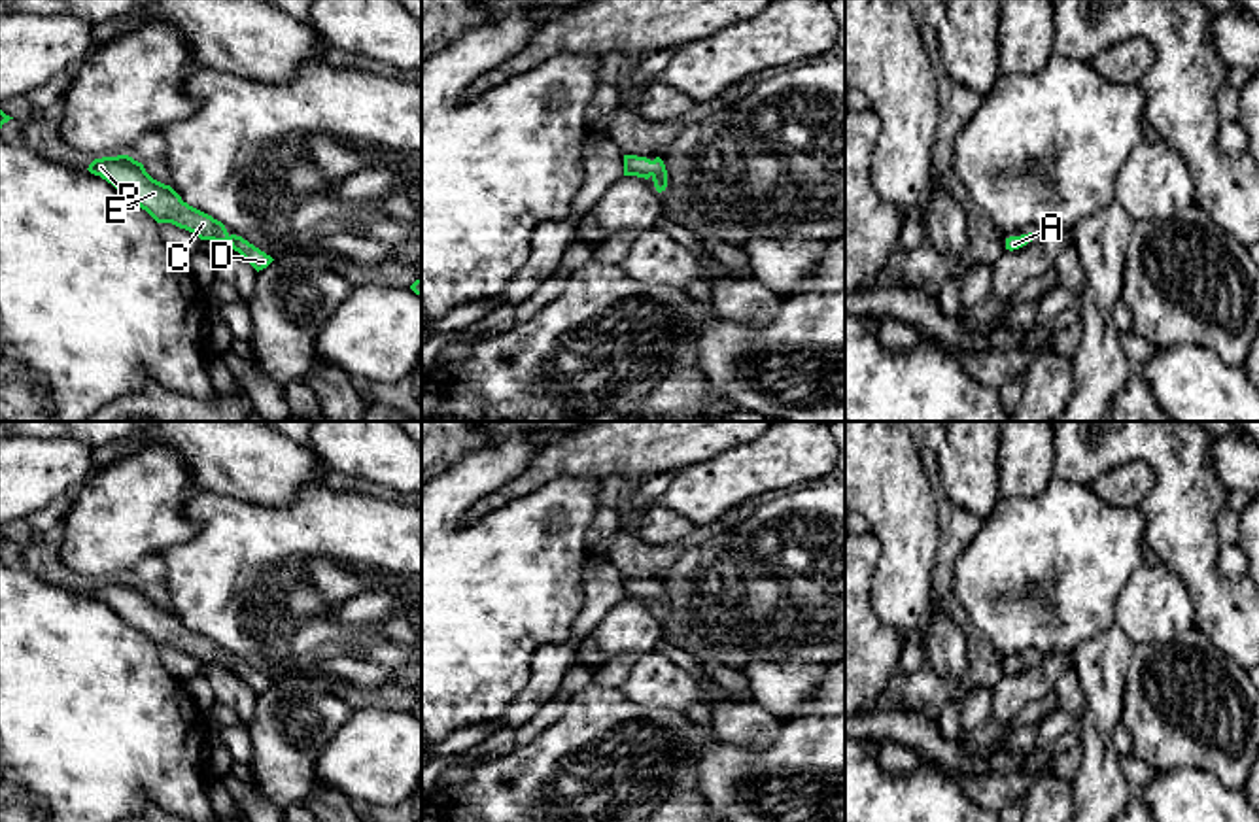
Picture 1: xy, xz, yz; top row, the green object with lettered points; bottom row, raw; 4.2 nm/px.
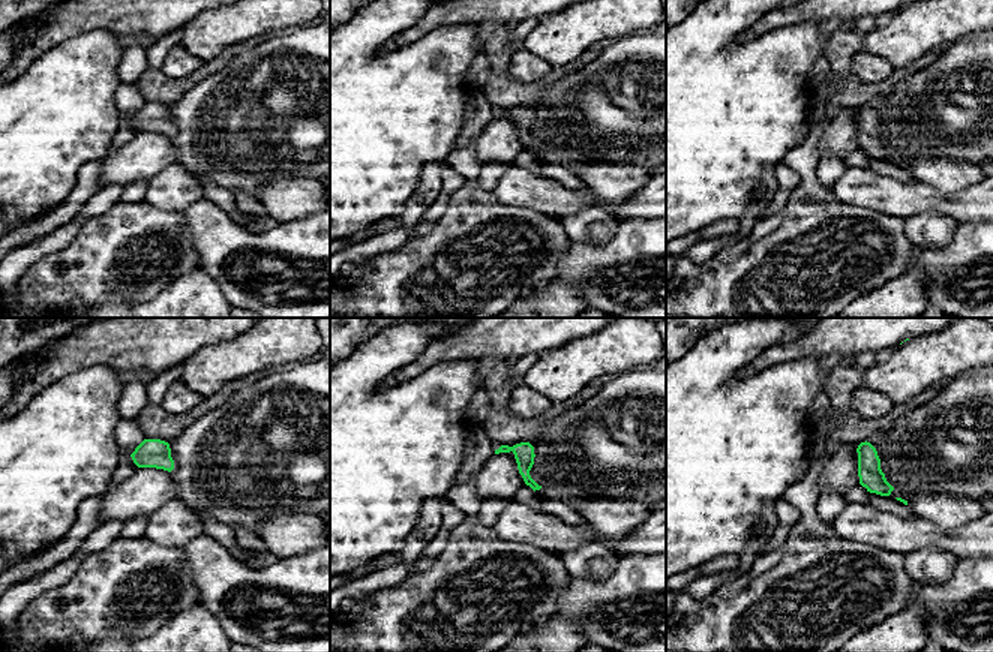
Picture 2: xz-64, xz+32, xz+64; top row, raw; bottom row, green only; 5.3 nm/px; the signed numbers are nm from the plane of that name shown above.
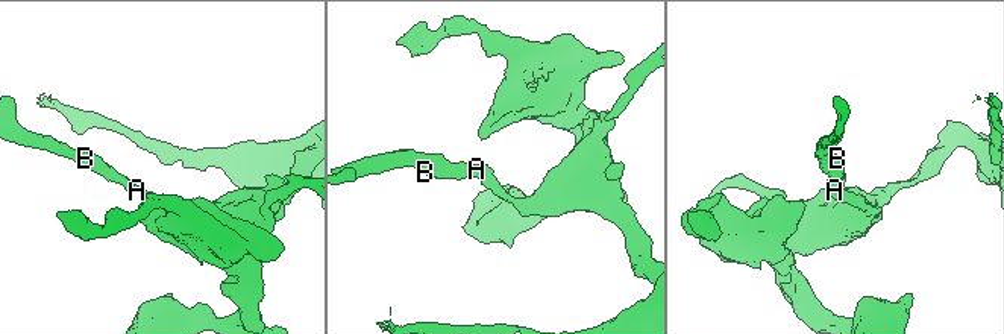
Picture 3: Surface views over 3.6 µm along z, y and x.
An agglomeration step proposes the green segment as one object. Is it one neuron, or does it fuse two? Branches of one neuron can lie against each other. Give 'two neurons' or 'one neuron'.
one neuron

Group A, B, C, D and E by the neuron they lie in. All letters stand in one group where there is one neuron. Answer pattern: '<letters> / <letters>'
A B C D E

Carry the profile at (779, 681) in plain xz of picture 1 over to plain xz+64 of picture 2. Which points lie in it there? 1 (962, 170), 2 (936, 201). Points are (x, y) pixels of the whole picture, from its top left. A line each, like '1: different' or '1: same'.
1: same
2: different

